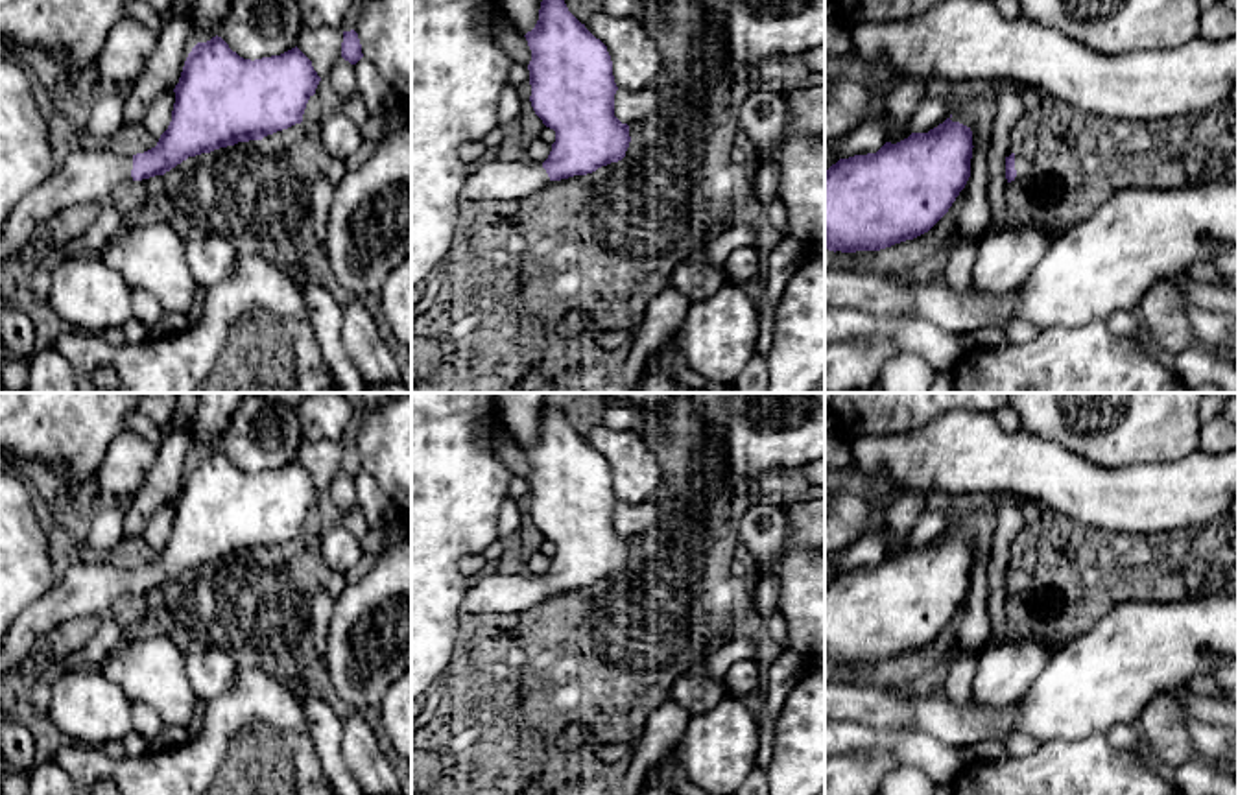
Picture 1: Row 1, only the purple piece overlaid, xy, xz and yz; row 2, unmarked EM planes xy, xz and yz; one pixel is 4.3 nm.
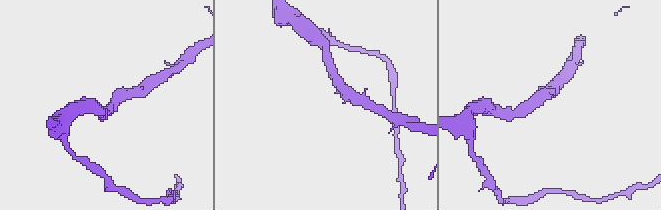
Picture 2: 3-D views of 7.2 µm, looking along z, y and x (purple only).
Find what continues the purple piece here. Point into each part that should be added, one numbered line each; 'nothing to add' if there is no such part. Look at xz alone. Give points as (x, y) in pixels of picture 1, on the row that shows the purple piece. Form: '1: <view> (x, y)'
1: xz (495, 181)

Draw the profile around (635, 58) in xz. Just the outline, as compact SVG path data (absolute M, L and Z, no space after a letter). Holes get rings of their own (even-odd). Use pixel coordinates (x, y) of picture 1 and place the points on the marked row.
M596 11L585 28L607 46L618 89L642 90L651 87L661 70L661 52L642 22Z

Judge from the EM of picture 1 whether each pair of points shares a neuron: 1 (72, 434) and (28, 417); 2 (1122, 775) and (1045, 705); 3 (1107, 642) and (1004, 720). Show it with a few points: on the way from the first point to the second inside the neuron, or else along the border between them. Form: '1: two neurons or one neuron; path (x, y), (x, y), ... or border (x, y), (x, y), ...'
1: one neuron; path (61, 423), (56, 417), (39, 417)
2: two neurons; border (1104, 733), (1076, 740), (1050, 738), (1043, 744)
3: two neurons; border (1013, 705), (1015, 729)

